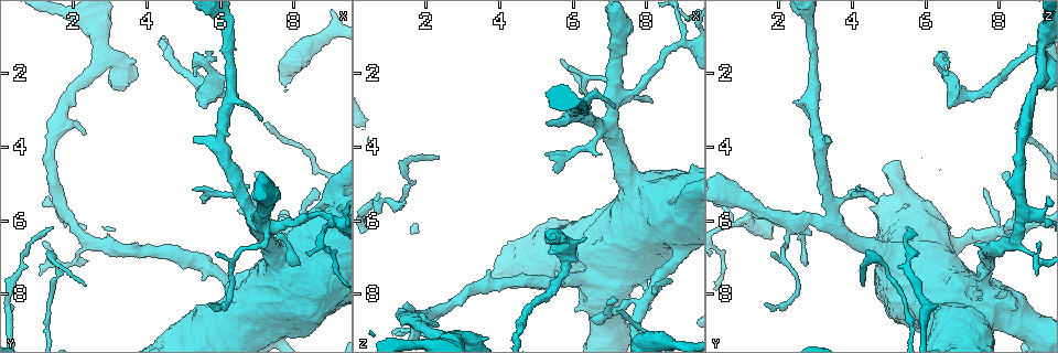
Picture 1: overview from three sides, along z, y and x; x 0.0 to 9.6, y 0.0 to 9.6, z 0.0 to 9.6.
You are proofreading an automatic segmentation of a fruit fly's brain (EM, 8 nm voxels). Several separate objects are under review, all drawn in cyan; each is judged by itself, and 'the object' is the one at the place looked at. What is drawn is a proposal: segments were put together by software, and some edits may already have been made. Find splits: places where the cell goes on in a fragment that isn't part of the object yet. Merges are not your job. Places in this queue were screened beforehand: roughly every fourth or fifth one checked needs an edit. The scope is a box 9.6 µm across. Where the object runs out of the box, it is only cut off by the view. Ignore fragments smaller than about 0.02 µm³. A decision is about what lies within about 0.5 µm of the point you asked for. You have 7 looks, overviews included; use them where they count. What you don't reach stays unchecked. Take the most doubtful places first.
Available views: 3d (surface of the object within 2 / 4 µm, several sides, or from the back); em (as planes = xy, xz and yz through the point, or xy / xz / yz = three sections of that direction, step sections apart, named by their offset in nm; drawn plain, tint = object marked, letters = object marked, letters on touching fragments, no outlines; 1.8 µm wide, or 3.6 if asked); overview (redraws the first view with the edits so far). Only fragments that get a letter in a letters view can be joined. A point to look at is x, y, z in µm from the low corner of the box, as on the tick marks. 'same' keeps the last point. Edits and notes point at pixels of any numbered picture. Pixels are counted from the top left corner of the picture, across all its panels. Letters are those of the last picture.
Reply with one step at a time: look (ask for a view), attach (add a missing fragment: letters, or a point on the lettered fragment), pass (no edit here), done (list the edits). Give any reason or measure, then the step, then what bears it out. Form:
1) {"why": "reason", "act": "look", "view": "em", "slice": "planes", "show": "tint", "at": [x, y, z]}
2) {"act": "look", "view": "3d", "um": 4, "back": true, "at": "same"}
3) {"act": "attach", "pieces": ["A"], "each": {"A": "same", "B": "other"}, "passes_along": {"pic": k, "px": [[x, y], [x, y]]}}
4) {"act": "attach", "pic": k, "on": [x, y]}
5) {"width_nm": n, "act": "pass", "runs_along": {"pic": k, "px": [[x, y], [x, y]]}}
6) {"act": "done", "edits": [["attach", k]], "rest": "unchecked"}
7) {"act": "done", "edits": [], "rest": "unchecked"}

{"why": "free end", "act": "look", "view": "3d", "um": 4, "at": [7.15, 4.70, 8.15]}

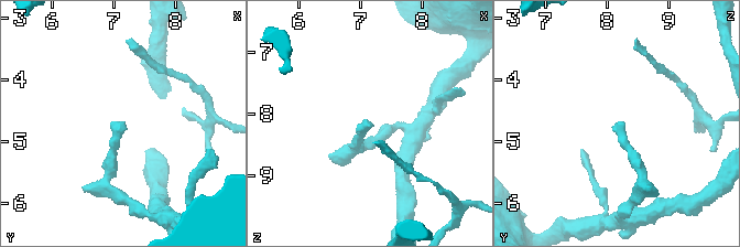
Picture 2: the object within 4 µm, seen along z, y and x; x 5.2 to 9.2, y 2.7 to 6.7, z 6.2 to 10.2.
{"act": "look", "view": "em", "slice": "yz", "step": 8, "show": "tint", "at": [7.10, 4.70, 8.10]}

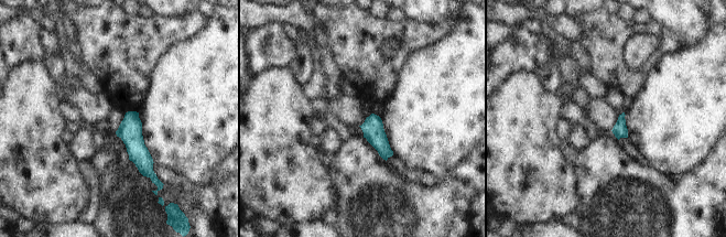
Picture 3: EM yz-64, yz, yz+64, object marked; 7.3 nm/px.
{"why": "another direction", "act": "look", "view": "em", "slice": "planes", "show": "letters", "at": "same"}

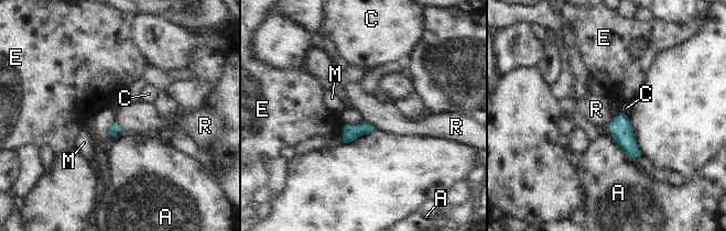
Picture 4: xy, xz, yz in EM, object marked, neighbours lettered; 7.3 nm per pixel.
{"longest_contact_nm": ["A", 260], "act": "pass", "each": {"A": "other", "C": "other", "E": "other", "M": "other", "R": "other"}, "found": "none of them fits"}

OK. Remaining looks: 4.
{"why": "an open end", "act": "look", "view": "em", "slice": "yz", "step": 16, "show": "letters", "at": [6.35, 2.10, 6.50]}

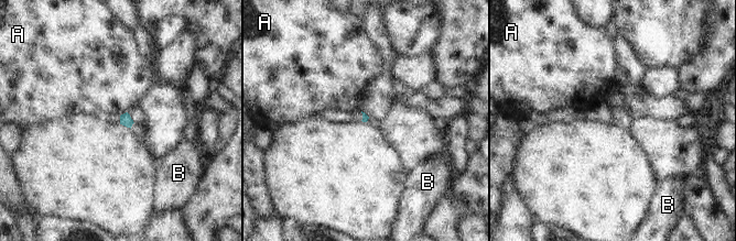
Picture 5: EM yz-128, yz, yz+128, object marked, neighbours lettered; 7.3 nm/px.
{"act": "pass", "each": {"A": "other", "B": "other"}, "found": "no lettered fragment goes on from it"}

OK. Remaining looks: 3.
{"why": "free end", "act": "look", "view": "em", "slice": "xz", "step": 16, "show": "letters", "at": [1.45, 6.20, 5.50]}

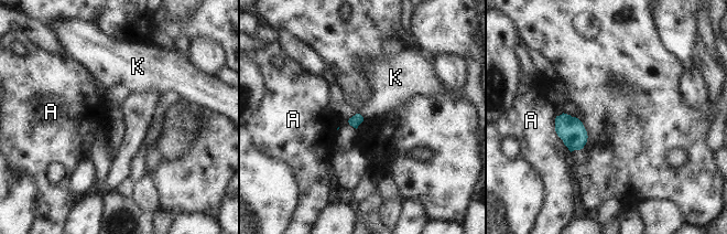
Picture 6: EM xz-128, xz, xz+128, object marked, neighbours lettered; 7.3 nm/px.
{"act": "pass", "each": {"A": "other", "K": "other"}, "border": {"pic": 6, "px": [[359, 113], [364, 117]]}, "found": "none of them fits"}

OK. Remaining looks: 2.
{"act": "done", "edits": [], "rest": "unchecked"}

